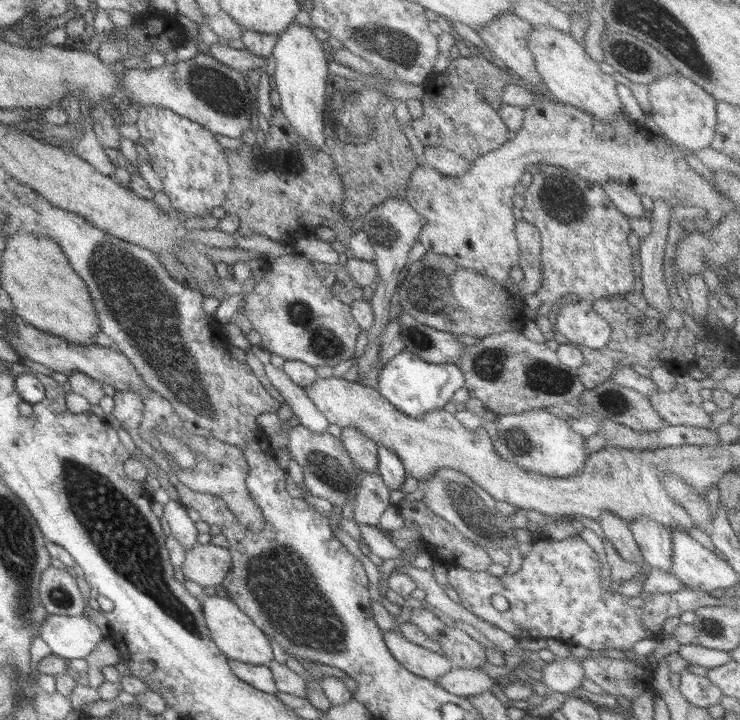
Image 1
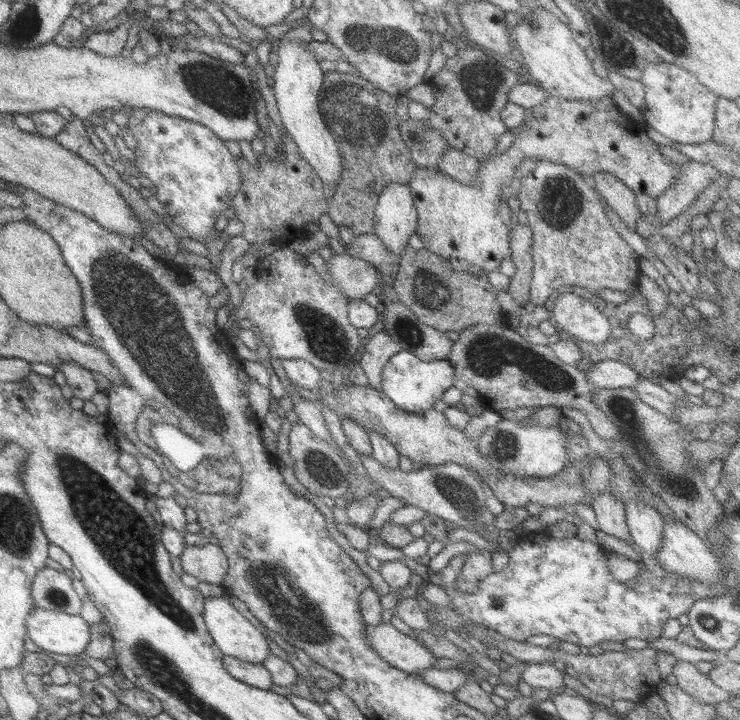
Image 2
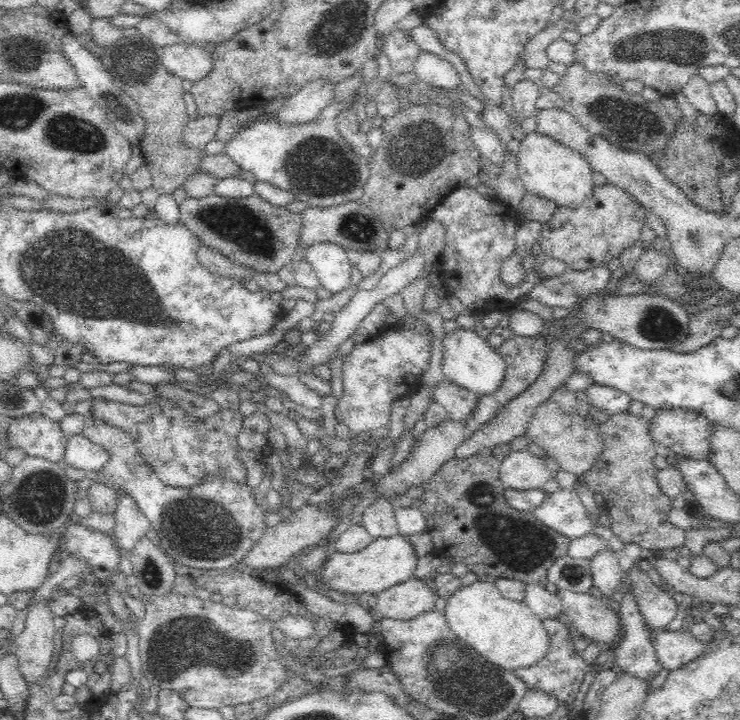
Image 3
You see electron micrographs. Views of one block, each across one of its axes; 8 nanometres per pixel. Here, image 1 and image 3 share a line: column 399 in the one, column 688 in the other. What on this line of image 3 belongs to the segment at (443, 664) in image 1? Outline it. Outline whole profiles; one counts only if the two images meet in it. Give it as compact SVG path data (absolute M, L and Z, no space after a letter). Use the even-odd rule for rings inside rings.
M687 630L655 631L653 634L654 650L661 668L676 670L692 659L698 658L705 651L705 643L694 638Z

